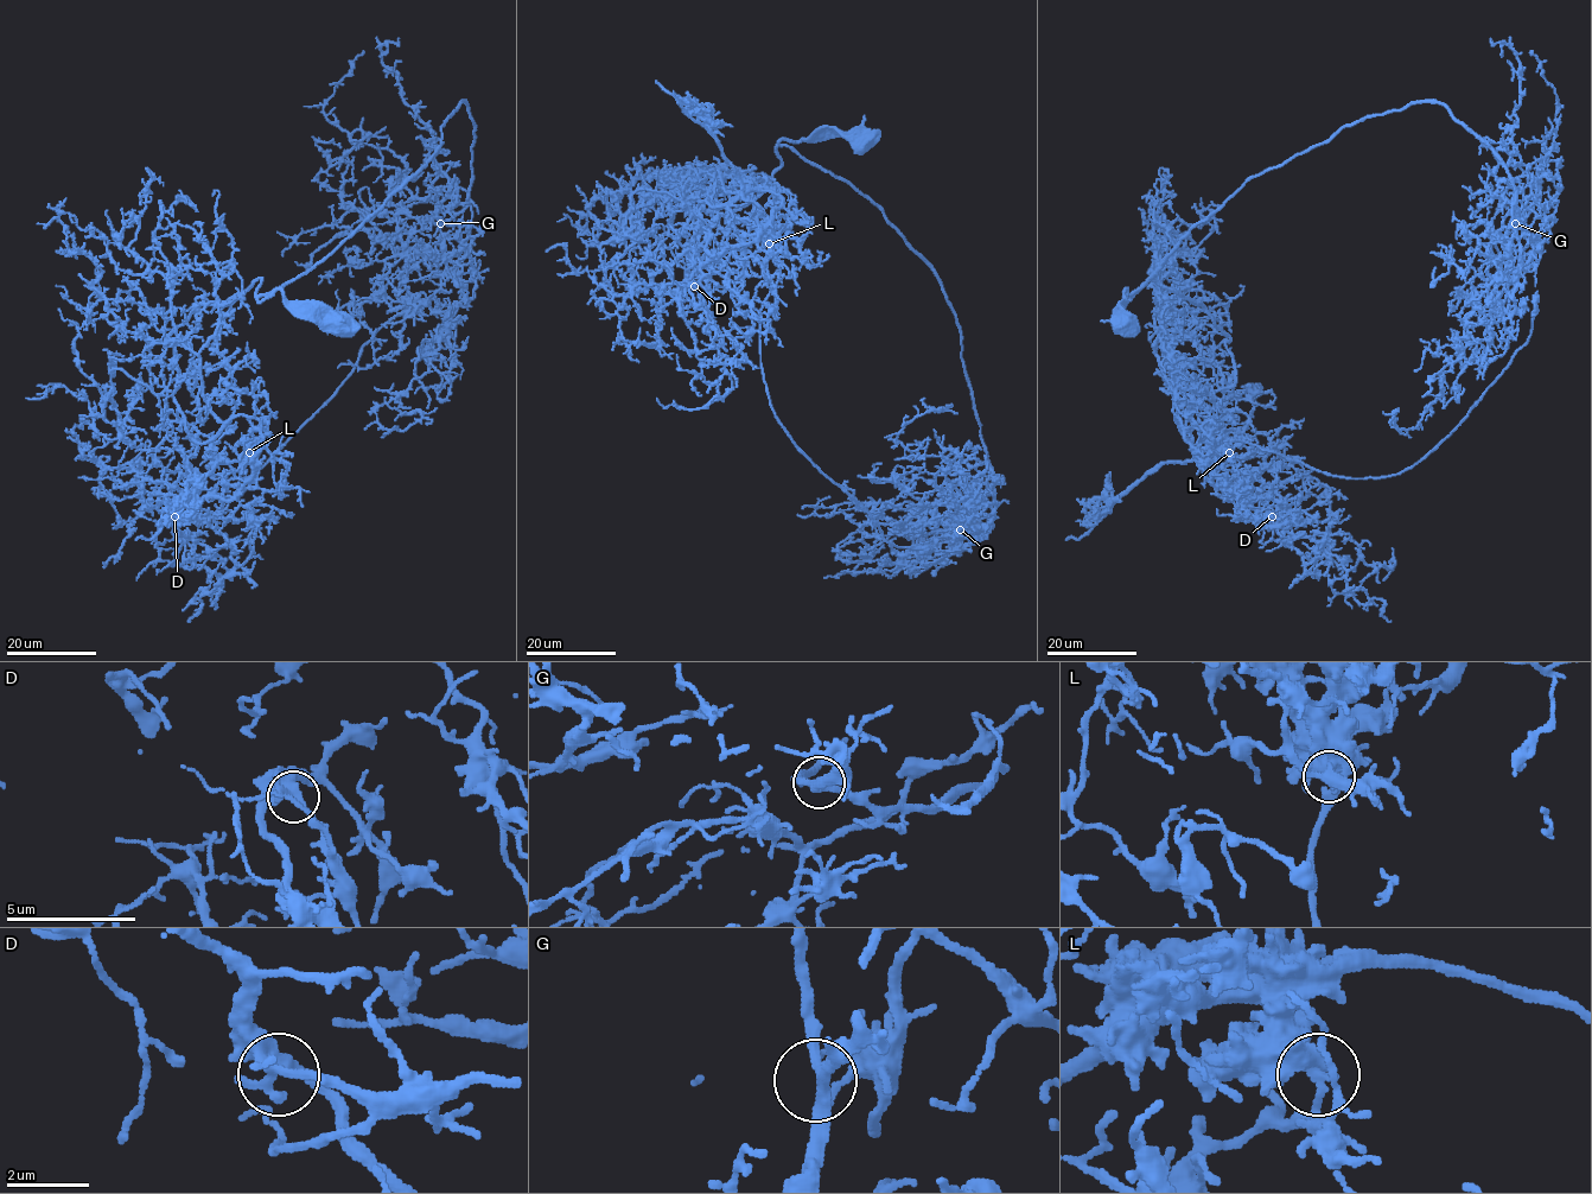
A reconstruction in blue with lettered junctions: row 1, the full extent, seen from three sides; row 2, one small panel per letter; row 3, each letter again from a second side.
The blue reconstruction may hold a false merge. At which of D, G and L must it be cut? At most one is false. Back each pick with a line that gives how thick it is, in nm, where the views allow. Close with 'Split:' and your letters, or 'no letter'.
L: 280 nm thick
Split: L

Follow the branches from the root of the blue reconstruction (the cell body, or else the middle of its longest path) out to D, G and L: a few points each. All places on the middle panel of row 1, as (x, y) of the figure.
D: (864, 139), (783, 139), (761, 194), (762, 173), (736, 173), (783, 203), (694, 286)
G: (864, 139), (783, 139), (778, 144), (865, 195), (929, 265), (955, 313), (994, 475), (989, 529), (960, 529)
L: (864, 139), (783, 139), (781, 166), (761, 194), (762, 173), (734, 175), (782, 199), (764, 223), (769, 243)

